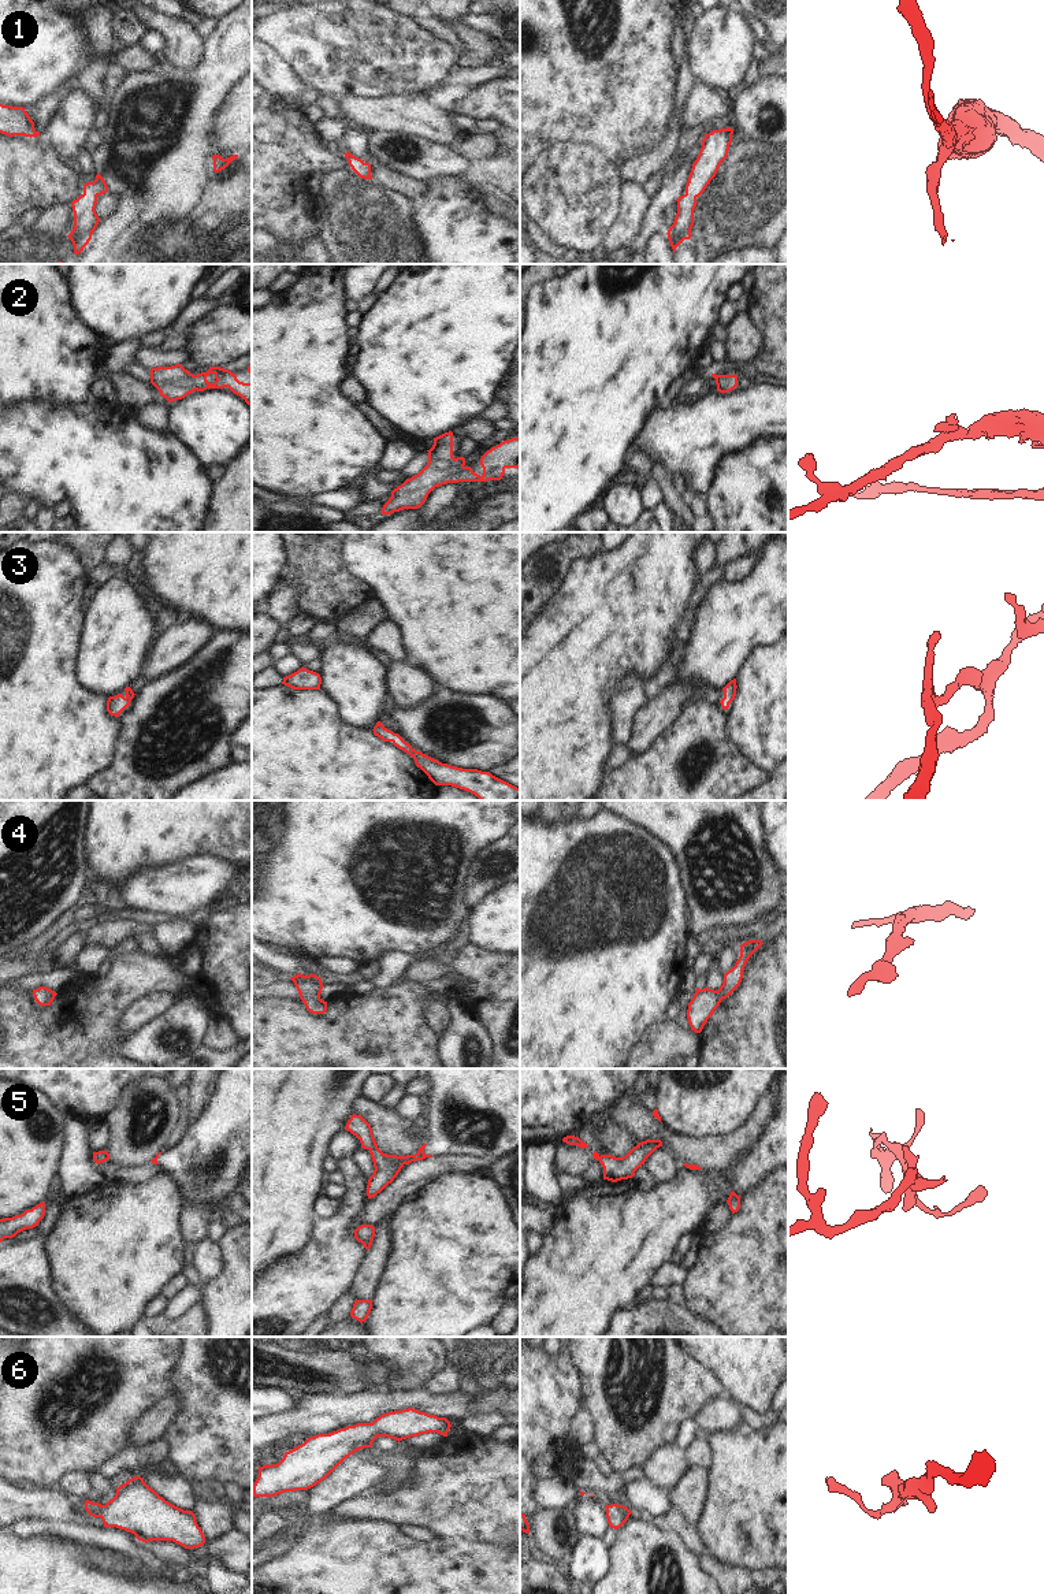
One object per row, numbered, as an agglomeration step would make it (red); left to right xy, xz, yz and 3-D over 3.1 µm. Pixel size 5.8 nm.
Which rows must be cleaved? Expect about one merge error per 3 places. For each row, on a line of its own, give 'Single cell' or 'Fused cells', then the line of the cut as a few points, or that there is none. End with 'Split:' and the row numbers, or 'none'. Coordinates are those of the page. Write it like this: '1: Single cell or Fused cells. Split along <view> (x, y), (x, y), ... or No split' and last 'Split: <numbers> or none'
1: Single cell. No split
2: Single cell. No split
3: Single cell. No split
4: Single cell. No split
5: Single cell. No split
6: Single cell. No split
Split: none.

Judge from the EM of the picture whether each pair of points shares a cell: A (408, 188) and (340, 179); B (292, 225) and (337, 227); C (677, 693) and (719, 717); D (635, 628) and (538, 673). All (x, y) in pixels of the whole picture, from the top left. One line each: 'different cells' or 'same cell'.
A: different cells
B: different cells
C: different cells
D: same cell

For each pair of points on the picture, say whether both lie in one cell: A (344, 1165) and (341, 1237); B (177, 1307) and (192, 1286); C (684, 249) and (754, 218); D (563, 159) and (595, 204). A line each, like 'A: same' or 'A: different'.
A: same
B: same
C: different
D: same

